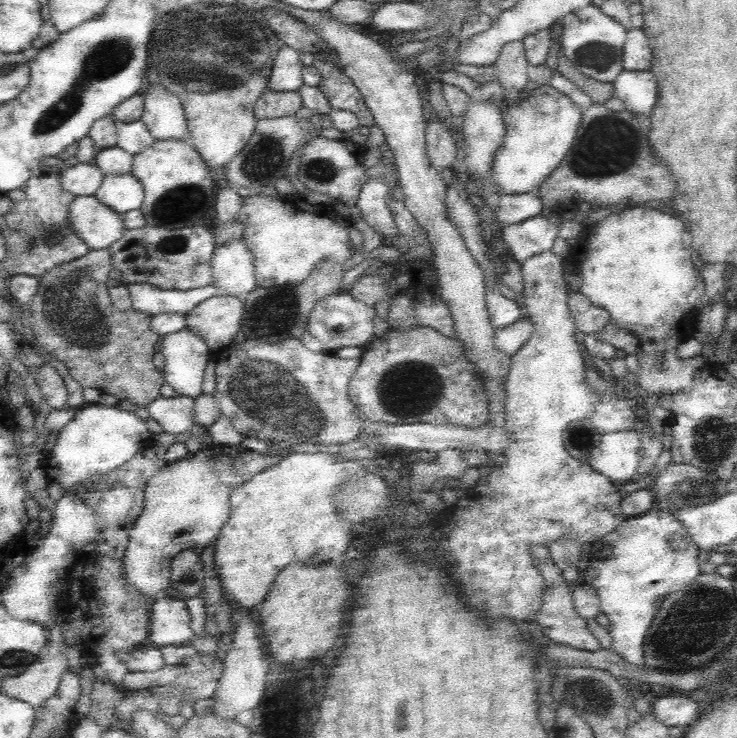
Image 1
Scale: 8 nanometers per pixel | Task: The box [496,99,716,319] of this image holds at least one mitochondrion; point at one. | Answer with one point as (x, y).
(591, 163)

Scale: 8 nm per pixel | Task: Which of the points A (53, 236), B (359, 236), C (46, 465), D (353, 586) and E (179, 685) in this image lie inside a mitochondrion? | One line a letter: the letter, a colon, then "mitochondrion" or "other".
A: mitochondrion
B: other
C: other
D: other
E: other

